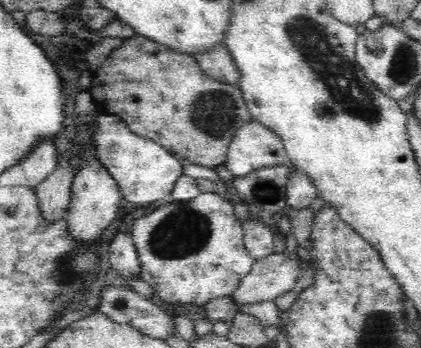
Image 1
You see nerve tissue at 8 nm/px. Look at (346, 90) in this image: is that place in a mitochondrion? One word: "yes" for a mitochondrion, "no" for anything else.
yes

